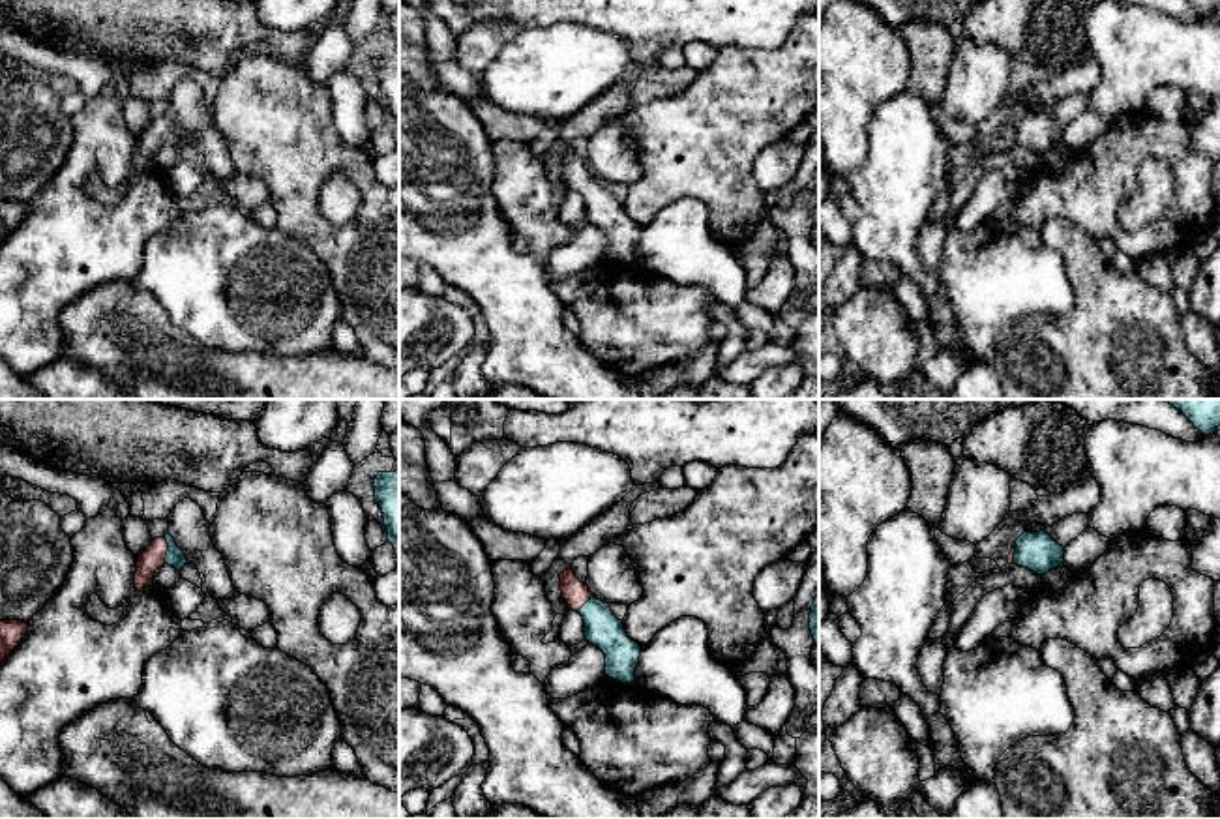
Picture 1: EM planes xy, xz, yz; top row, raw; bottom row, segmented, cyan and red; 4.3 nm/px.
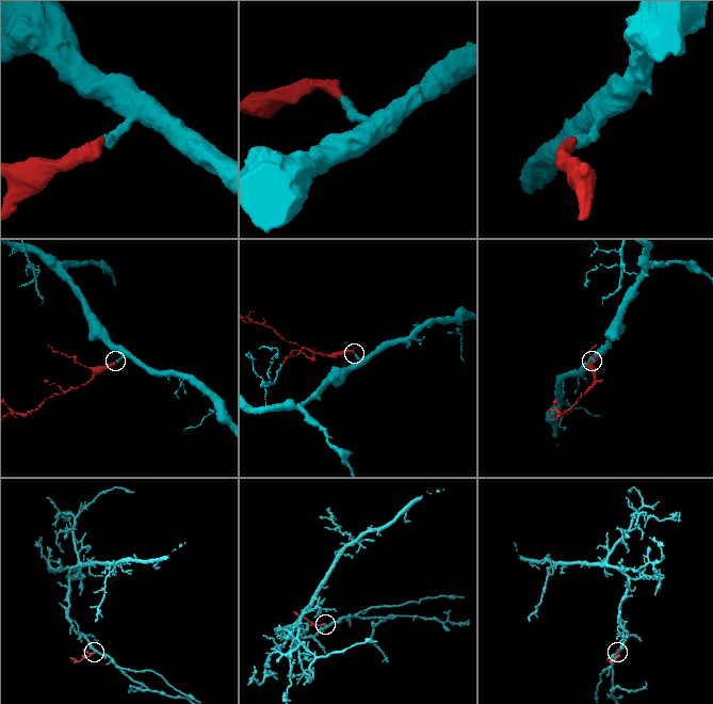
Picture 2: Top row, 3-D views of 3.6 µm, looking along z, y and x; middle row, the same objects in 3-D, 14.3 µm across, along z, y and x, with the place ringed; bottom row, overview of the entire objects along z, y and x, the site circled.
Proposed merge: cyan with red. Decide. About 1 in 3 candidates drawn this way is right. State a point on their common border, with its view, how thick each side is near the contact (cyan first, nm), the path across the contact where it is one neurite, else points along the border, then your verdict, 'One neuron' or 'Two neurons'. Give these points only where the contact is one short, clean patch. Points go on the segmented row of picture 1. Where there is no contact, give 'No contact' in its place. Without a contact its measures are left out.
Touches cyan at xy (169, 550). Thickness 80 nm (cyan) against 100 nm. Path across: xy (175, 557), (169, 550), (160, 551), (148, 561). One neuron

